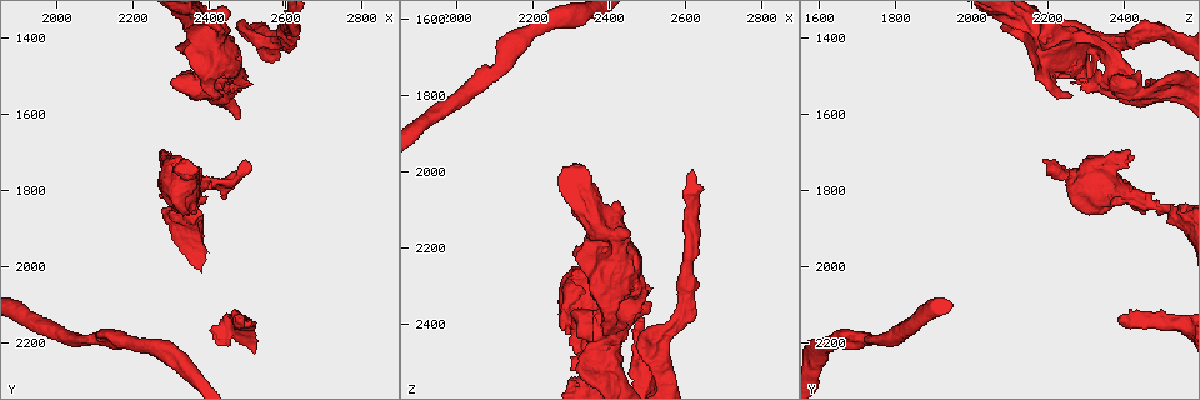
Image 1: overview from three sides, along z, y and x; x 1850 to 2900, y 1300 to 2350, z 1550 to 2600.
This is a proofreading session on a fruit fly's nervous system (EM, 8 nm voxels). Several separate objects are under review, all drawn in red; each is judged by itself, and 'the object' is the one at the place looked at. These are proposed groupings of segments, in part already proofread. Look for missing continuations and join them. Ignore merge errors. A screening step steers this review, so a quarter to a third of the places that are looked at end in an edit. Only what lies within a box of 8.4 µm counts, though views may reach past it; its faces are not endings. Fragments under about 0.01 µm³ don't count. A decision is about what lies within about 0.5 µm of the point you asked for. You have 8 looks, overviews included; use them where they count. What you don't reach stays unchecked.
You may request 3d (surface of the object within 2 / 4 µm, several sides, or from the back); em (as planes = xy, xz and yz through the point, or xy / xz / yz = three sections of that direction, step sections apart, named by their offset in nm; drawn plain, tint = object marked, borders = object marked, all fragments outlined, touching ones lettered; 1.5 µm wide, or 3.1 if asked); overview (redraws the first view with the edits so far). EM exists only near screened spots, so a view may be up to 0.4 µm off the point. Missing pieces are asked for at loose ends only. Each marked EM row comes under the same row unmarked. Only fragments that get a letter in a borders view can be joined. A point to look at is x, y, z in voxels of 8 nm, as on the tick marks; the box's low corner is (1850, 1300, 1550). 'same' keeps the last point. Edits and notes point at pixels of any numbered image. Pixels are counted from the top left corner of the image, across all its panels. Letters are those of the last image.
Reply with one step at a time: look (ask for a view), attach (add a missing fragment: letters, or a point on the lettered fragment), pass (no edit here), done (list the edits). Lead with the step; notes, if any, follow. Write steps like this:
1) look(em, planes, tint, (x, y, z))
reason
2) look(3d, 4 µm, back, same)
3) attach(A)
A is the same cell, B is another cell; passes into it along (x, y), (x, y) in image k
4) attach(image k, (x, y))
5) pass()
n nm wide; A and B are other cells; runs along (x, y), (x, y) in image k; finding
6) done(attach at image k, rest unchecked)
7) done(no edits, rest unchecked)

look(em, planes, tint, (2485, 1370, 2415))

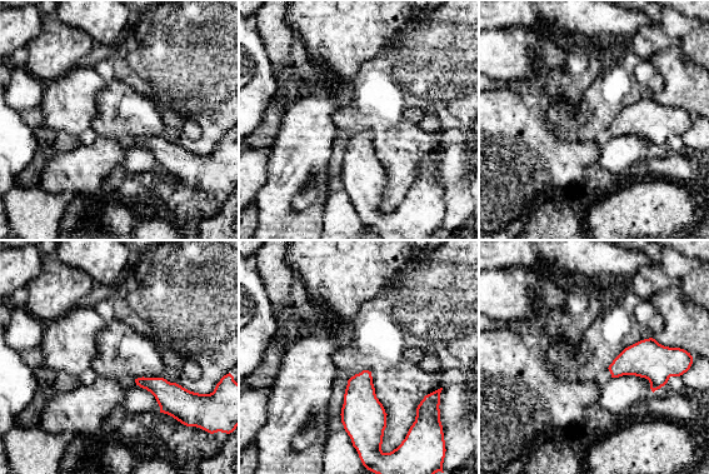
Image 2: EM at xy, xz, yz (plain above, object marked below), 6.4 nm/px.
look(em, planes, borders, same)
see the neighbours

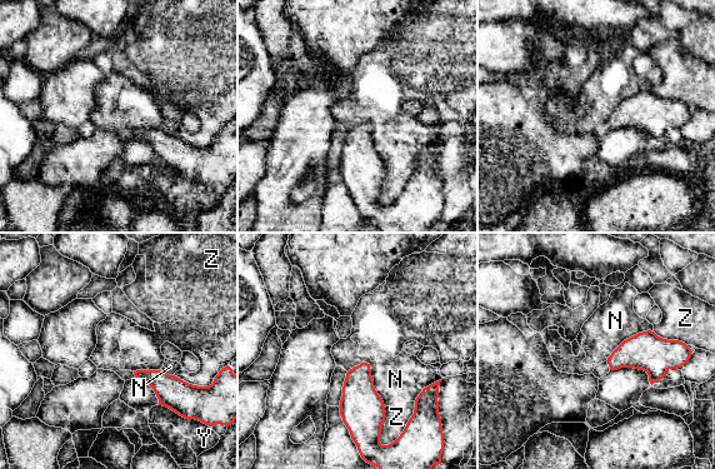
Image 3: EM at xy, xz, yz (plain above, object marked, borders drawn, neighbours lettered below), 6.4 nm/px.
pass()
N, Y and Z are other cells; border along (653, 330), (663, 338), (684, 343) in image 3; none of them fits

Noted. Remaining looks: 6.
look(3d, 2 µm, (2470, 2130, 2380))
branch stops here

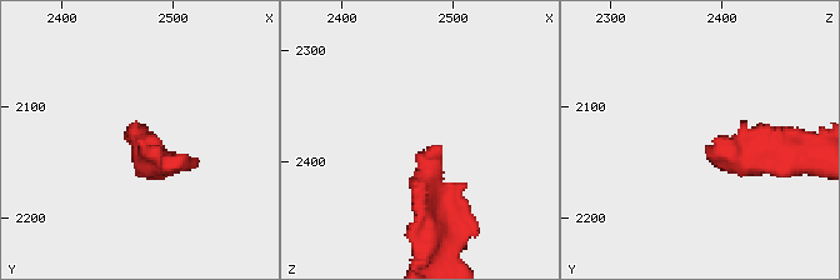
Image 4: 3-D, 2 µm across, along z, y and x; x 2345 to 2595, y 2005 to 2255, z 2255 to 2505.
look(em, planes, tint, (2478, 2138, 2386))
now the EM

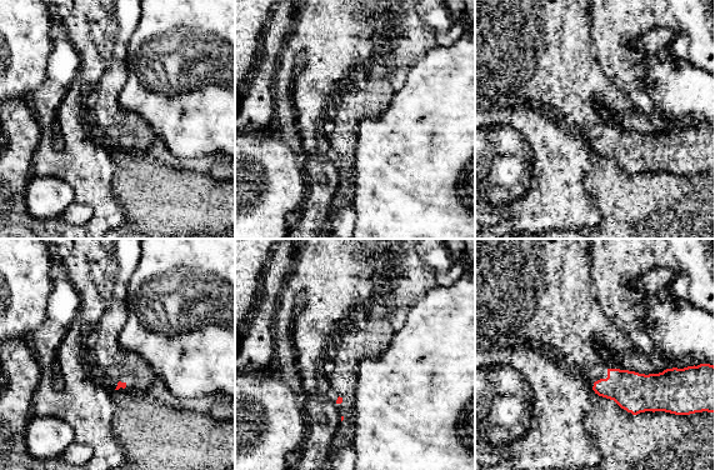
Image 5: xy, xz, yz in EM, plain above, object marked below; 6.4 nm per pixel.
look(em, planes, borders, same)
what lies round it

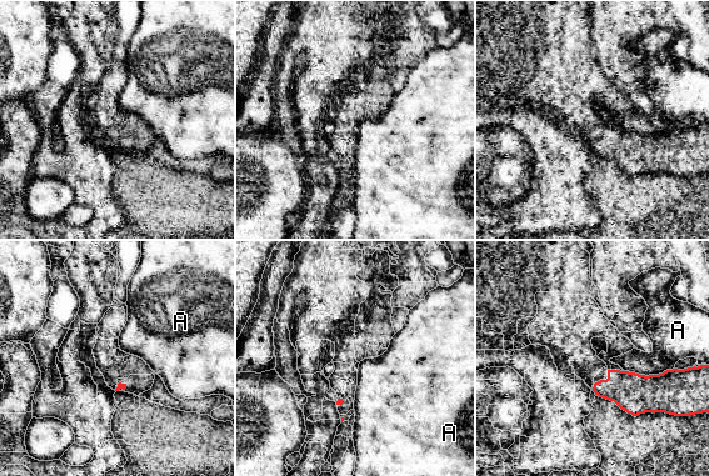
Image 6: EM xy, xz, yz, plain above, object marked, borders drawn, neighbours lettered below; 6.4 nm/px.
pass()
A is another cell; no lettered fragment goes on from it

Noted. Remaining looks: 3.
look(em, planes, borders, (2430, 1375, 2085))
stops while still wide

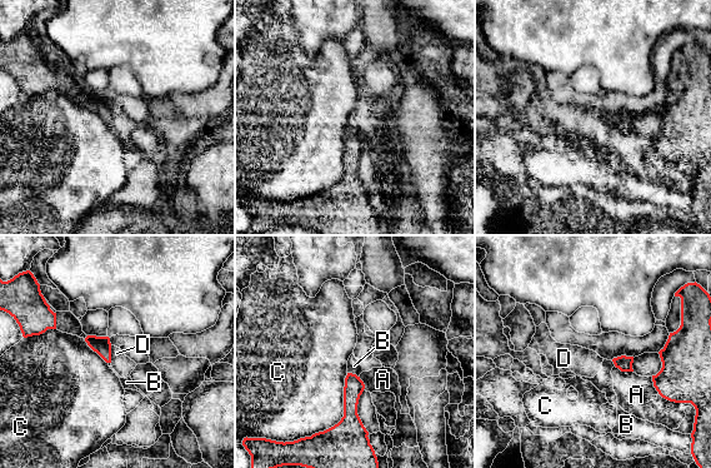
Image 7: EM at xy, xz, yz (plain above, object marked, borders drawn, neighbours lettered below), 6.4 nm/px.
pass()
A, B, C and D are other cells; runs along (350, 377), (351, 419), (361, 429) in image 7; no lettered fragment goes on from it

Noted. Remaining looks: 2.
done(no edits, rest unchecked)

